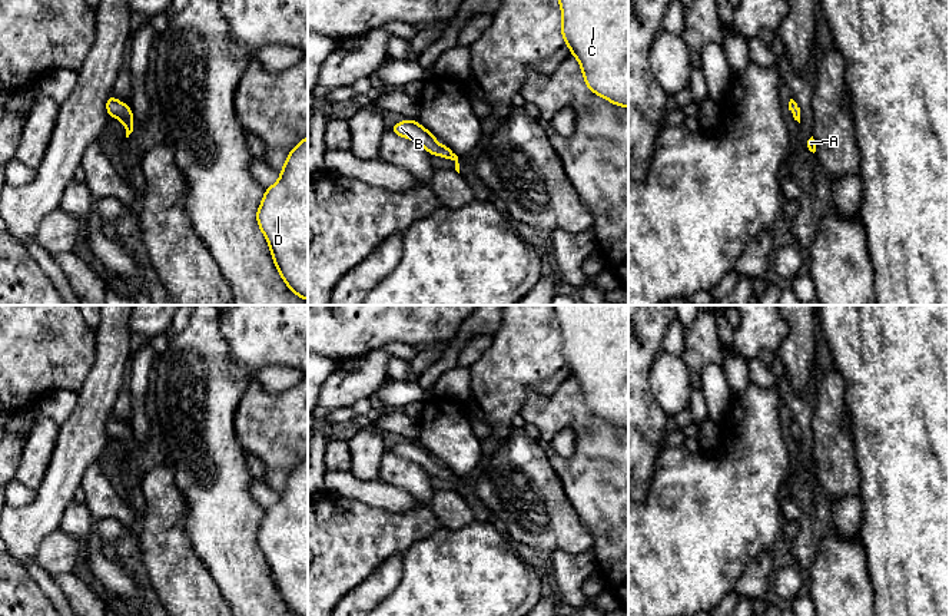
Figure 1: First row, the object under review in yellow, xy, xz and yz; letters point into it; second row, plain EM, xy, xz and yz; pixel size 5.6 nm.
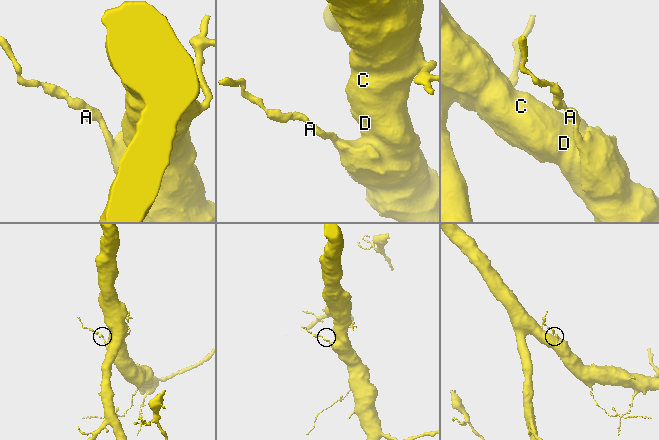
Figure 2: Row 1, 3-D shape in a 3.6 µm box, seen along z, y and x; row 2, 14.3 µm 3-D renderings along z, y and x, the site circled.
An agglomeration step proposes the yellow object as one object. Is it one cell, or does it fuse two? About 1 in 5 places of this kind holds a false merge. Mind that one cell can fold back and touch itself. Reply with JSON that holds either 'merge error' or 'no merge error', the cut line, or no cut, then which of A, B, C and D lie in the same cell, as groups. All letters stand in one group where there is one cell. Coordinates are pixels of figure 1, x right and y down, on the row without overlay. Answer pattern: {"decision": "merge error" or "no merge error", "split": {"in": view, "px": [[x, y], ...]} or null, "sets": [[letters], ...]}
{"decision": "no merge error", "split": null, "sets": [["A", "B", "C", "D"]]}

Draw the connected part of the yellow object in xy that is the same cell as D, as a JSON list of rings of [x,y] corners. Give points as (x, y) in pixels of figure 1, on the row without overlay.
[[[308,457],[279,493],[279,501],[265,510],[256,540],[286,607],[308,616]]]

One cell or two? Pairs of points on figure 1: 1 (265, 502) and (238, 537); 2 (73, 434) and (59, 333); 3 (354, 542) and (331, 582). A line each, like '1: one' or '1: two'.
1: two
2: two
3: one

